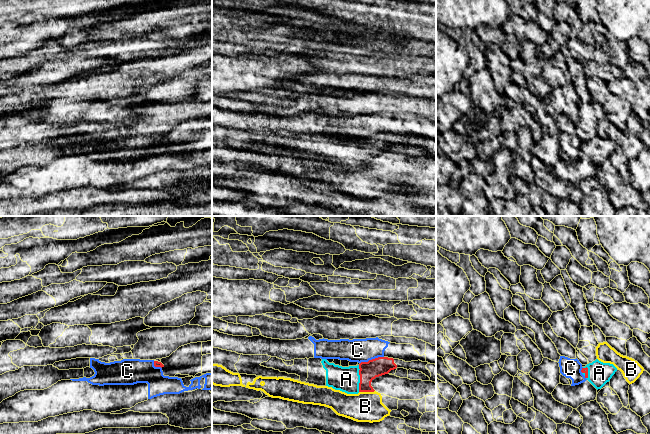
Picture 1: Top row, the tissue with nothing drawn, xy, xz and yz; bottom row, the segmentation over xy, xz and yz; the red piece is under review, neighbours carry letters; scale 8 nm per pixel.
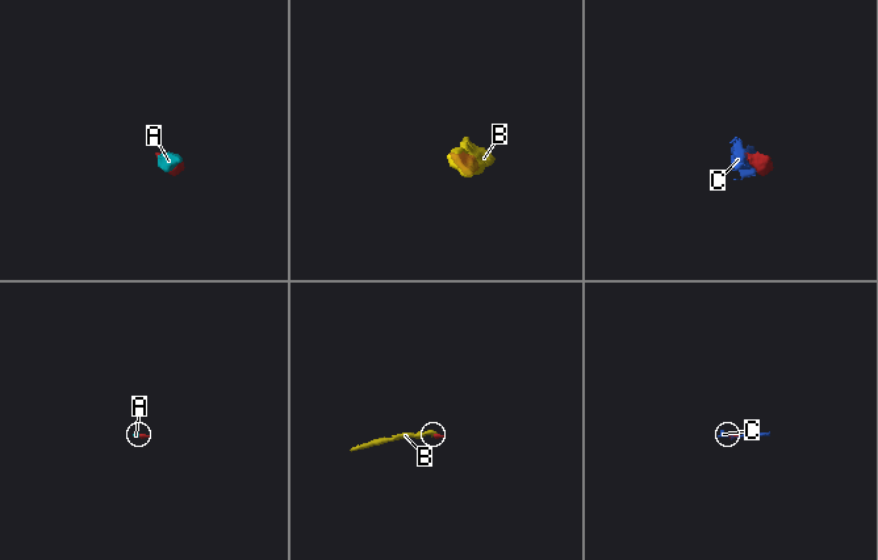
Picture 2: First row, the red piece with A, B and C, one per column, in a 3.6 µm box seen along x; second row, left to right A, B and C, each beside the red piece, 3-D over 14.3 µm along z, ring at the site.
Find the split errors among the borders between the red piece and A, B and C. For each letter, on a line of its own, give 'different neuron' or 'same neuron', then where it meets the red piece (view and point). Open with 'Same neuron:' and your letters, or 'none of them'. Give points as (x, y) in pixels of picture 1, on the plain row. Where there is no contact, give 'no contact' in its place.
Same neuron: A
A: same neuron; meets red in xz at (360, 154)
B: different neuron; meets red in xz at (366, 167)
C: different neuron; meets red in xz at (372, 135)

